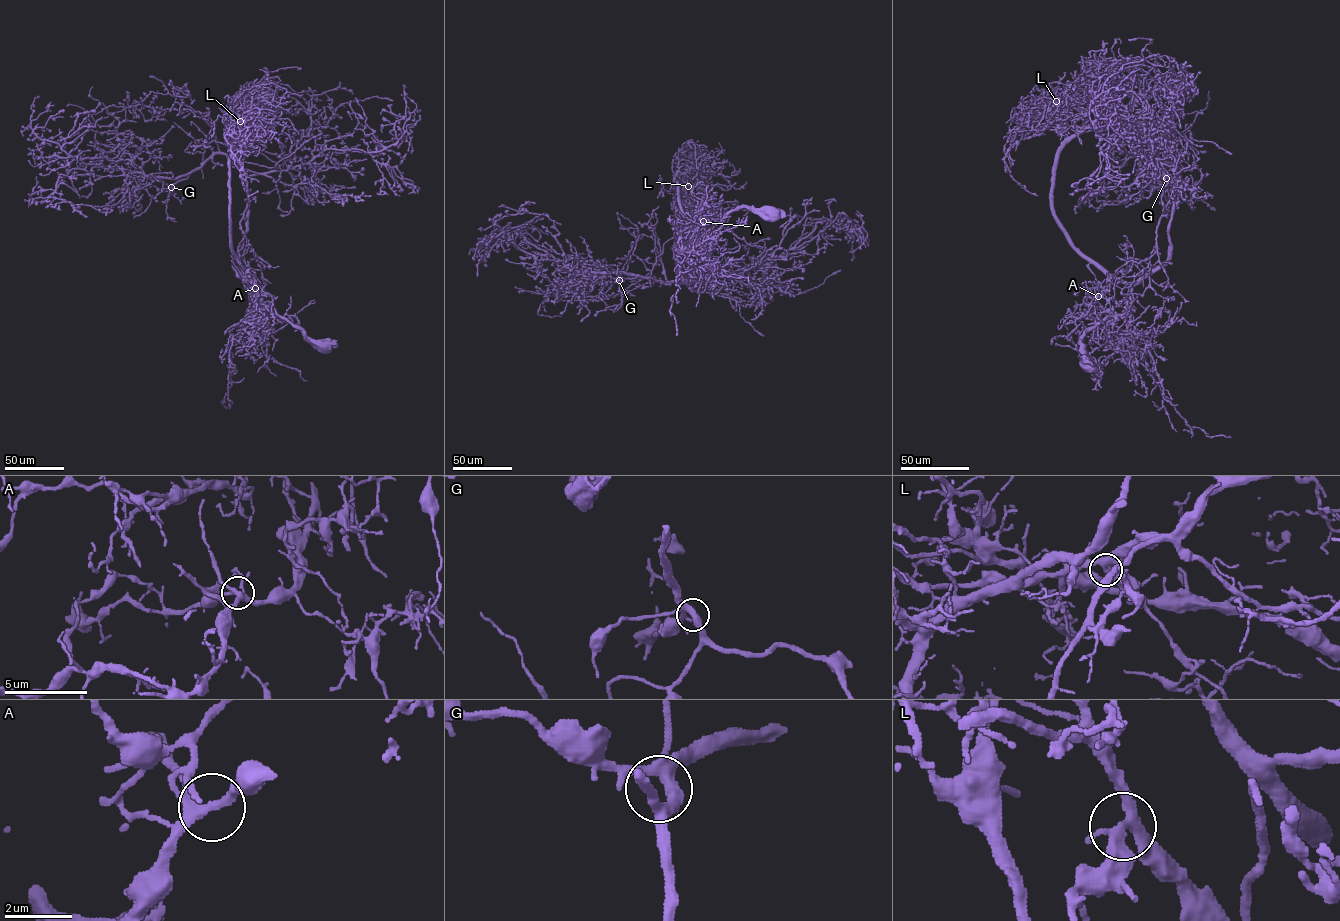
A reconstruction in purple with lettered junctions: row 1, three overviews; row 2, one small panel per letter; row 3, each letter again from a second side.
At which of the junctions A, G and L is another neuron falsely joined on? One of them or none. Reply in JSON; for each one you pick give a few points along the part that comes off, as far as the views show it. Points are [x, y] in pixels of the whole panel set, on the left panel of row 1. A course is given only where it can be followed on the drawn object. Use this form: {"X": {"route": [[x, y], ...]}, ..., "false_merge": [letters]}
{"L": {"route": [[240, 121], [236, 128], [251, 143], [240, 166], [248, 198], [240, 224], [243, 260], [261, 300]]}, "false_merge": ["L"]}

